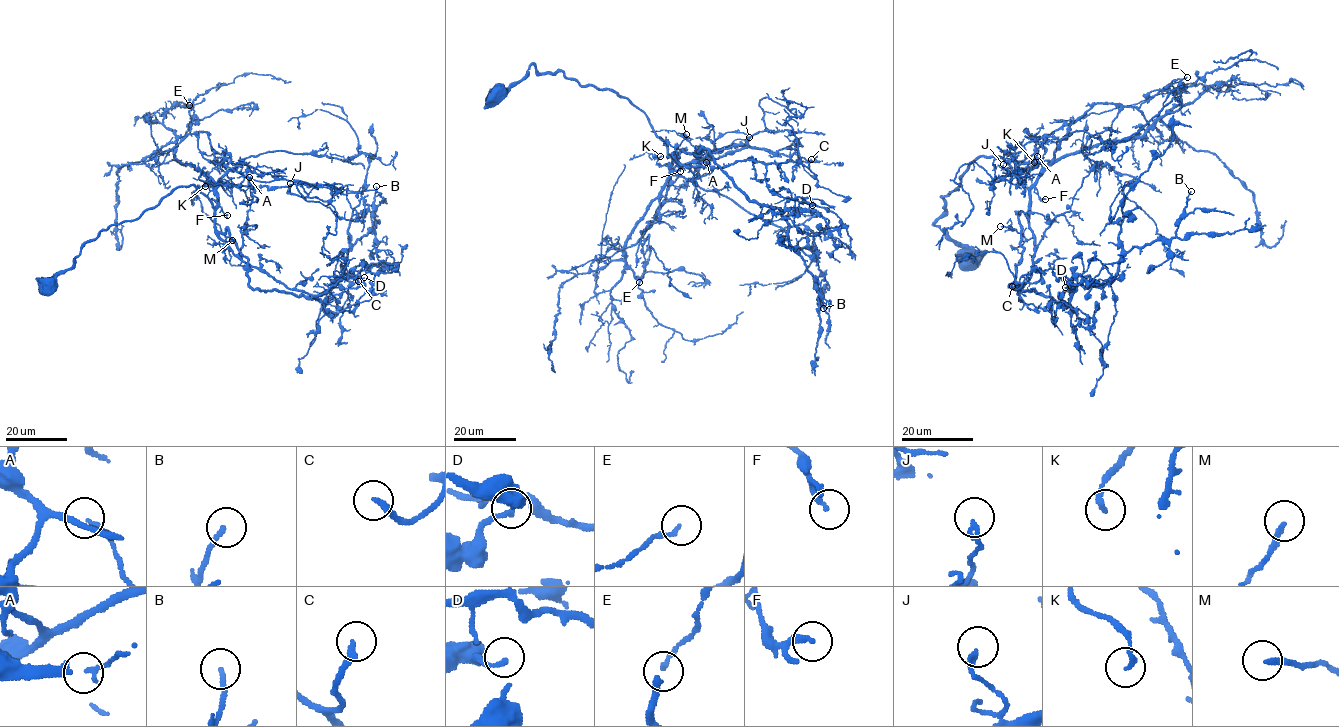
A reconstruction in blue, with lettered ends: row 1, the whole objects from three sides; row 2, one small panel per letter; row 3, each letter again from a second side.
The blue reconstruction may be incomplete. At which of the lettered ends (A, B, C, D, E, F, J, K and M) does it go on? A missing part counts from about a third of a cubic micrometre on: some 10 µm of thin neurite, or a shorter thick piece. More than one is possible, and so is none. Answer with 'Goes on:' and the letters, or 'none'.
Goes on: M

